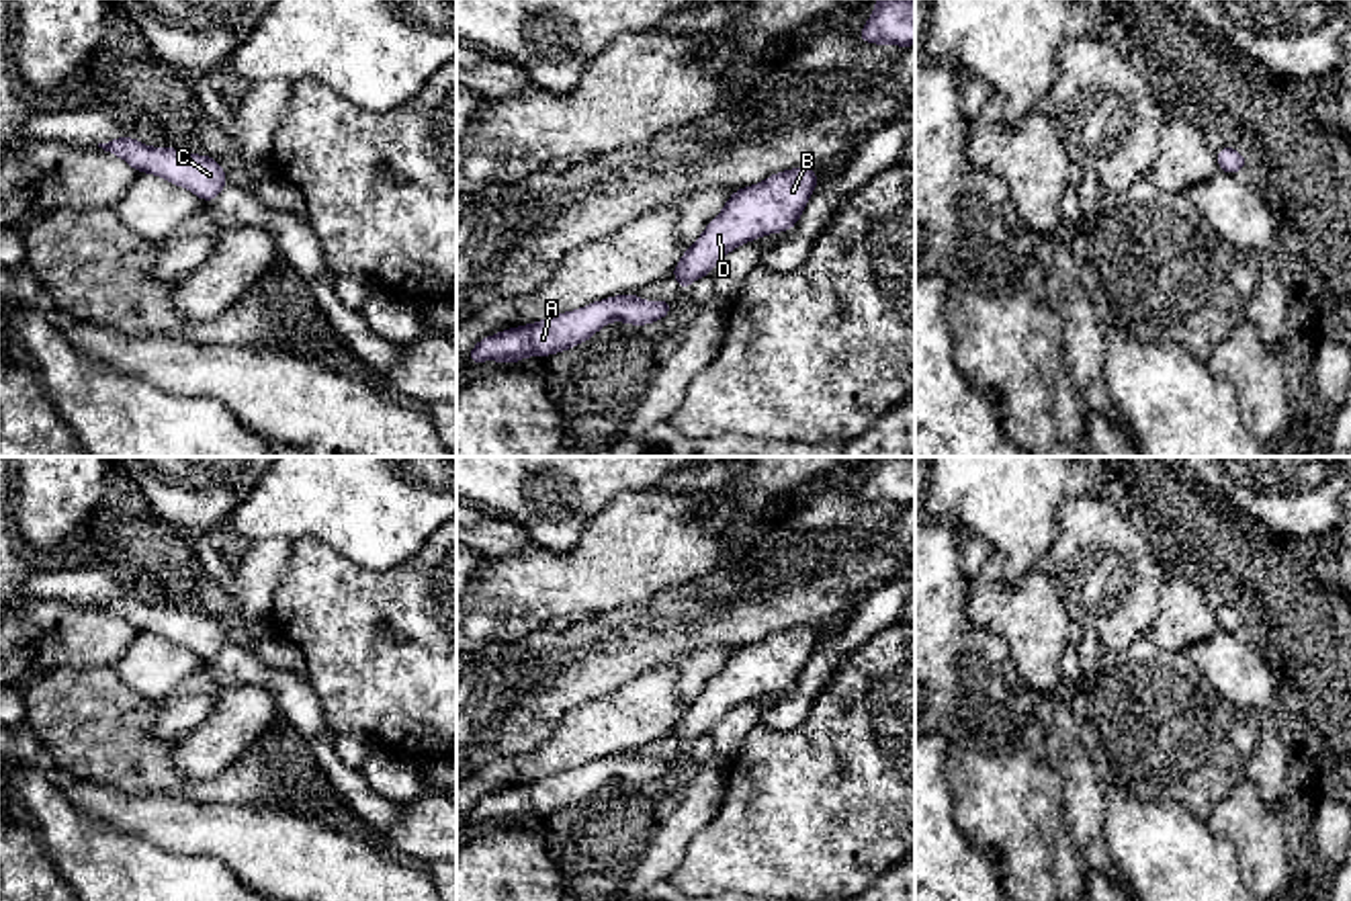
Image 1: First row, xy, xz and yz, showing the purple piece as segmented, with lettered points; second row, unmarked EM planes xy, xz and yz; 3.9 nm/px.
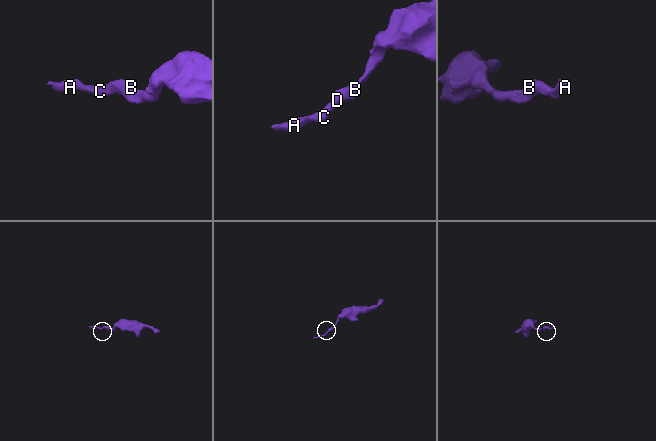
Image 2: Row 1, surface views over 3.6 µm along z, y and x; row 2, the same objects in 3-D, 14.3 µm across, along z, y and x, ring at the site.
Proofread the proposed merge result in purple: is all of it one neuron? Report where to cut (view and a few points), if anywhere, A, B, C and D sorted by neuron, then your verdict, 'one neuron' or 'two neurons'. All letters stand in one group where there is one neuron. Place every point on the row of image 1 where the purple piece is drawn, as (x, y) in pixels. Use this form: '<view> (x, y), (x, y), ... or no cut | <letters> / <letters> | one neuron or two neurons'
no cut | A B C D | one neuron

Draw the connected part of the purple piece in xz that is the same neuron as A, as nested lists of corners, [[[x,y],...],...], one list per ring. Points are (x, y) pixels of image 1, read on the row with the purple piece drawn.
[[[635,293],[594,301],[581,309],[483,338],[469,352],[469,362],[520,362],[524,356],[549,356],[590,340],[610,321],[645,326],[671,311],[673,301],[643,301]]]

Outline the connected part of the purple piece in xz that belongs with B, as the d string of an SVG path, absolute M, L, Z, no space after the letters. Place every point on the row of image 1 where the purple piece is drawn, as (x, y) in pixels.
M802 166L776 172L764 182L735 190L671 270L680 291L686 293L692 281L708 276L714 264L737 246L792 229L815 188L817 172Z

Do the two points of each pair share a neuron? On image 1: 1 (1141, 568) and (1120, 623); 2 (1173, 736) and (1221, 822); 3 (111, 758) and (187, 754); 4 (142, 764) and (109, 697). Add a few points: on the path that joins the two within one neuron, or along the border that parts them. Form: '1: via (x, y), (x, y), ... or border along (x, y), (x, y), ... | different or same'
1: via (1132, 582), (1132, 590), (1120, 609) | same
2: border along (1243, 777), (1212, 807), (1206, 822) | different
3: border along (175, 740), (175, 766), (185, 777), (213, 777) | different
4: via (125, 748), (109, 732), (109, 713) | same

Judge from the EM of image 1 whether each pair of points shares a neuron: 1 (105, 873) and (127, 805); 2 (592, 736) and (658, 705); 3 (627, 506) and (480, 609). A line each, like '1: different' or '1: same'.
1: different
2: same
3: same

